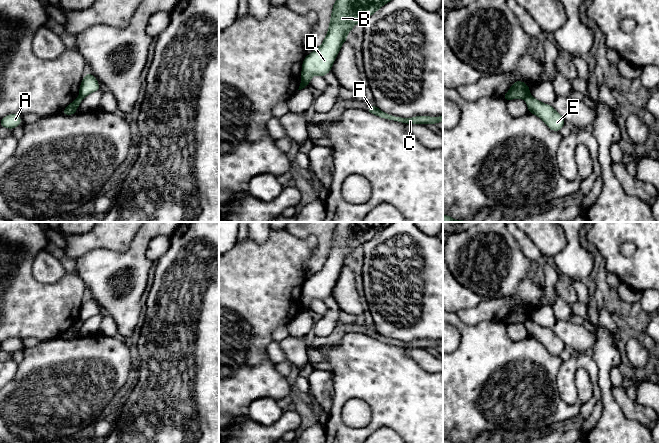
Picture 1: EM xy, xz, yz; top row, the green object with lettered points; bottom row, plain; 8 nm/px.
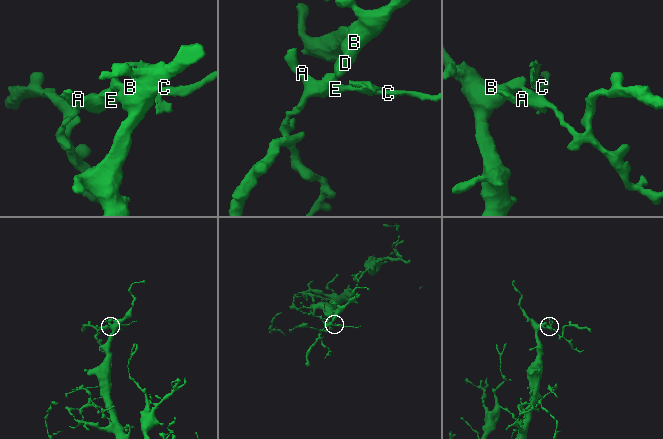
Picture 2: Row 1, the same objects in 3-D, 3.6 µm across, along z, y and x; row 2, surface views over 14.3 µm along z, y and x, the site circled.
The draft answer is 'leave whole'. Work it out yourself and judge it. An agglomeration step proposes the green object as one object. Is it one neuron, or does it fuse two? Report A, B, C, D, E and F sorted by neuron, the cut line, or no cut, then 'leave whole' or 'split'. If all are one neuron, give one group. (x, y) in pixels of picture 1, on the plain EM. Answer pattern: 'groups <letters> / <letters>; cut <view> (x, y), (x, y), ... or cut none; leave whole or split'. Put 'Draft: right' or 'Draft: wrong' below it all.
groups A C E F / B D; cut yz (529, 317), (524, 322); split
Draft: wrong

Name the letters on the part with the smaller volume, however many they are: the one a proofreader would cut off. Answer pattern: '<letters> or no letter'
A, C, E, F

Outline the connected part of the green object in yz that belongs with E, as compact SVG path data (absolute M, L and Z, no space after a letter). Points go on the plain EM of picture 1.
M532 319L525 322L528 336L539 341L552 355L560 355L564 348L564 342L549 328L545 328L535 323Z

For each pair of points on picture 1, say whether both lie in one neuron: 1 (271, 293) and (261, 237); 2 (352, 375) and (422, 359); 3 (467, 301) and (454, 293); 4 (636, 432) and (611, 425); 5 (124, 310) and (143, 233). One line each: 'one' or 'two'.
1: two
2: two
3: one
4: one
5: one

